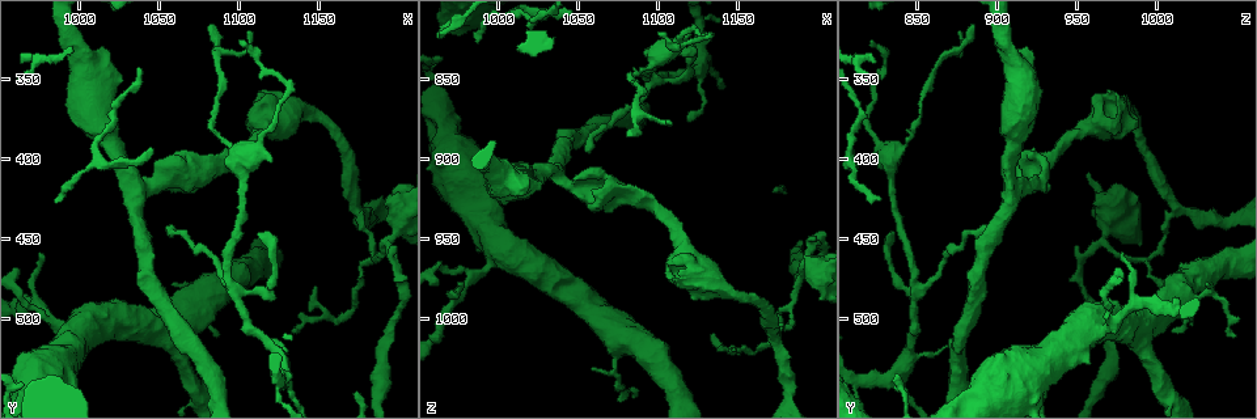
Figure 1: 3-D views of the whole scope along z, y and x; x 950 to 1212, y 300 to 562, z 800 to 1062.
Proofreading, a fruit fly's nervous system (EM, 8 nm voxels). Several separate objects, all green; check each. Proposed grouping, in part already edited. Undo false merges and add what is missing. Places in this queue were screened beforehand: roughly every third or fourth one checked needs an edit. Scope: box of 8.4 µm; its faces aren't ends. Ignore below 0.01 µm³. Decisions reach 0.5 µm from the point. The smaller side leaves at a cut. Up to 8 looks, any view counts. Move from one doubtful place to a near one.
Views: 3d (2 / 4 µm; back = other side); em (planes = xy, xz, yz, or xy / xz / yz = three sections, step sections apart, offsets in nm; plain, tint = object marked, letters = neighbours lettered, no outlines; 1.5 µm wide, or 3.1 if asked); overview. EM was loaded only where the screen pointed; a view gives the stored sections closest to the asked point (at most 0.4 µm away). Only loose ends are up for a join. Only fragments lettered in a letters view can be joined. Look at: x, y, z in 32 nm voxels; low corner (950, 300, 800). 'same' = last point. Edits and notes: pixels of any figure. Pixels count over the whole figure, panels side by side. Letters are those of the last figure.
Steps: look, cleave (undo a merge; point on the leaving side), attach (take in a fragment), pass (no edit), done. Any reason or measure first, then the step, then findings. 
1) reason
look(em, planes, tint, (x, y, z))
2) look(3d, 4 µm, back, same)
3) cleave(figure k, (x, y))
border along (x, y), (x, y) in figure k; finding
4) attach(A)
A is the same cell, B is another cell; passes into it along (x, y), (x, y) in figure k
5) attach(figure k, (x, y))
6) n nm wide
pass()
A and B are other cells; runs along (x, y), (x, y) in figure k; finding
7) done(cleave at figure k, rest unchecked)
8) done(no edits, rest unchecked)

an open end
look(em, yz, step 4, letters, (986, 426, 826))

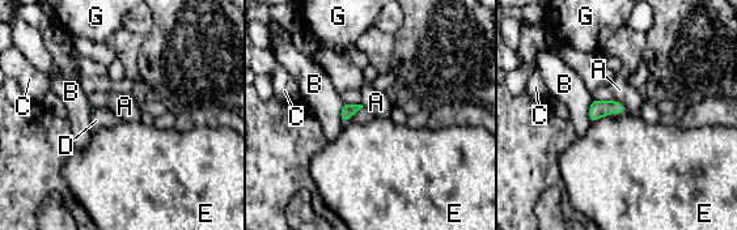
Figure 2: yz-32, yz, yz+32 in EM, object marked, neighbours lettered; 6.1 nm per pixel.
attach(D)
D is the same cell, A, B, C, E and G are other cells; the cell continues

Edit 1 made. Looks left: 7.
free end
look(em, planes, letters, (1108, 320, 878))

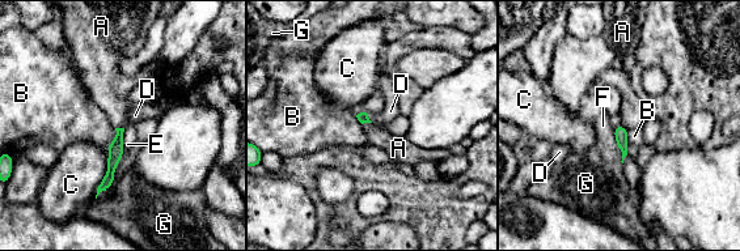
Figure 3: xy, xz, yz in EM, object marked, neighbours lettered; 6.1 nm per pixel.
70 nm wide; C touches over 260 nm
pass()
A, B, C, D, E, F and G are other cells; no lettered fragment goes on from it

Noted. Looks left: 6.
arms part here
look(em, planes, letters, (996, 506, 966))

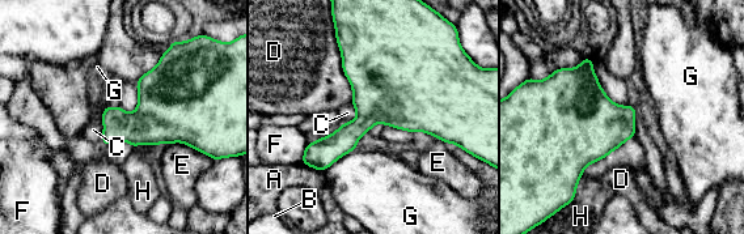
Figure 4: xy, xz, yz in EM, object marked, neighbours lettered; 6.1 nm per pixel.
240 nm wide
pass()
A, B, C, D, E, F, G and H are other cells; border along (105, 105), (101, 143) in figure 4; all the same cell

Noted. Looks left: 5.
done(attach at figure 2, rest unchecked)

